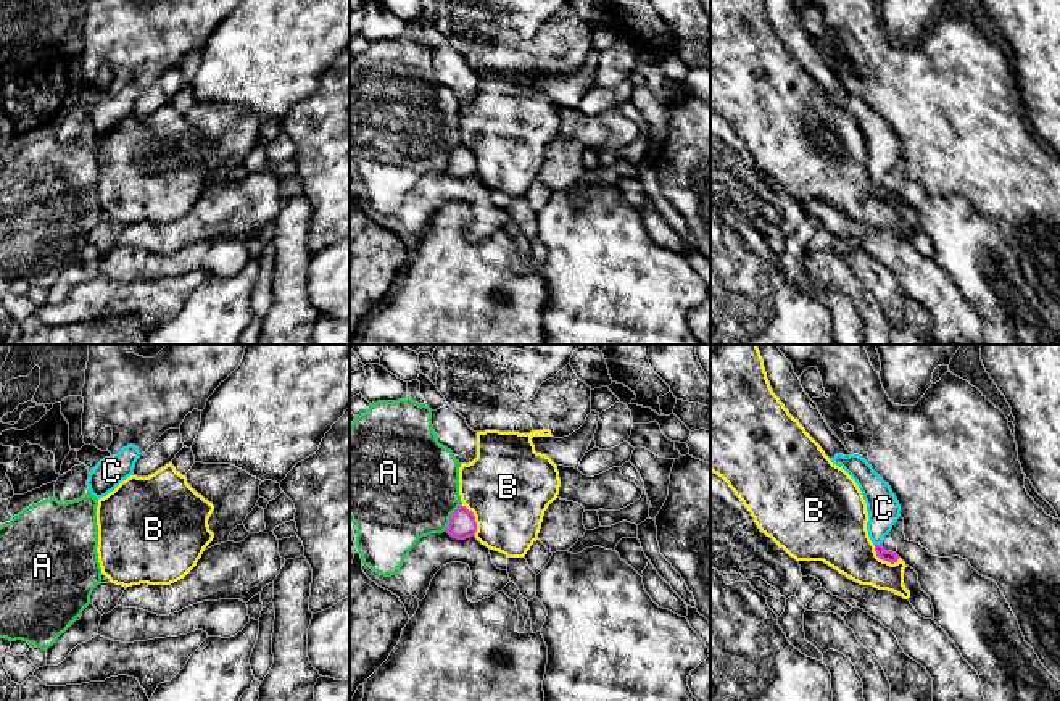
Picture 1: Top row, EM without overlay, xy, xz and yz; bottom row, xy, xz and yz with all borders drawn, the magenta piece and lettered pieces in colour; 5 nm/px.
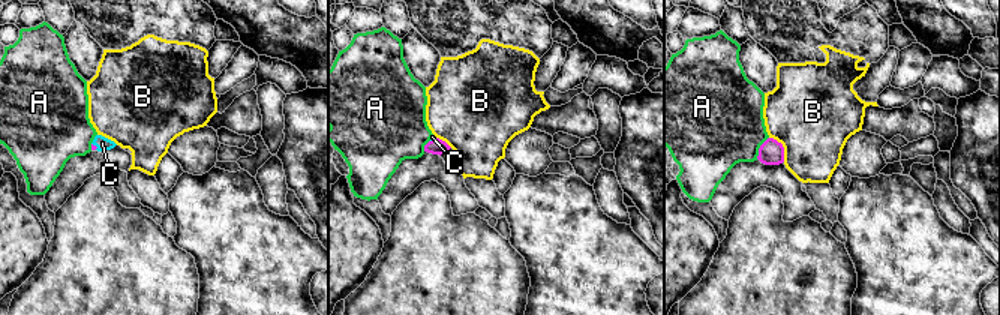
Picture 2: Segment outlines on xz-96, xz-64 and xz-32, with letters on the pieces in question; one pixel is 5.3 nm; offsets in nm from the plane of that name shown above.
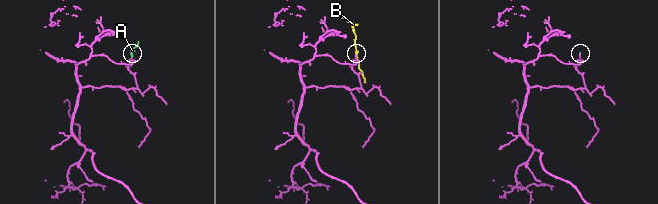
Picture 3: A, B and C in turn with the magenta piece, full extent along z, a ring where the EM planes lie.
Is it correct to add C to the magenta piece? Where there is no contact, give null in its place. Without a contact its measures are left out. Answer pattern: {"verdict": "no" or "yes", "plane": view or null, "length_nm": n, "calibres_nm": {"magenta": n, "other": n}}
{"verdict": "yes", "plane": "yz", "length_nm": 30, "calibres_nm": {"magenta": 60, "other": 160}}

